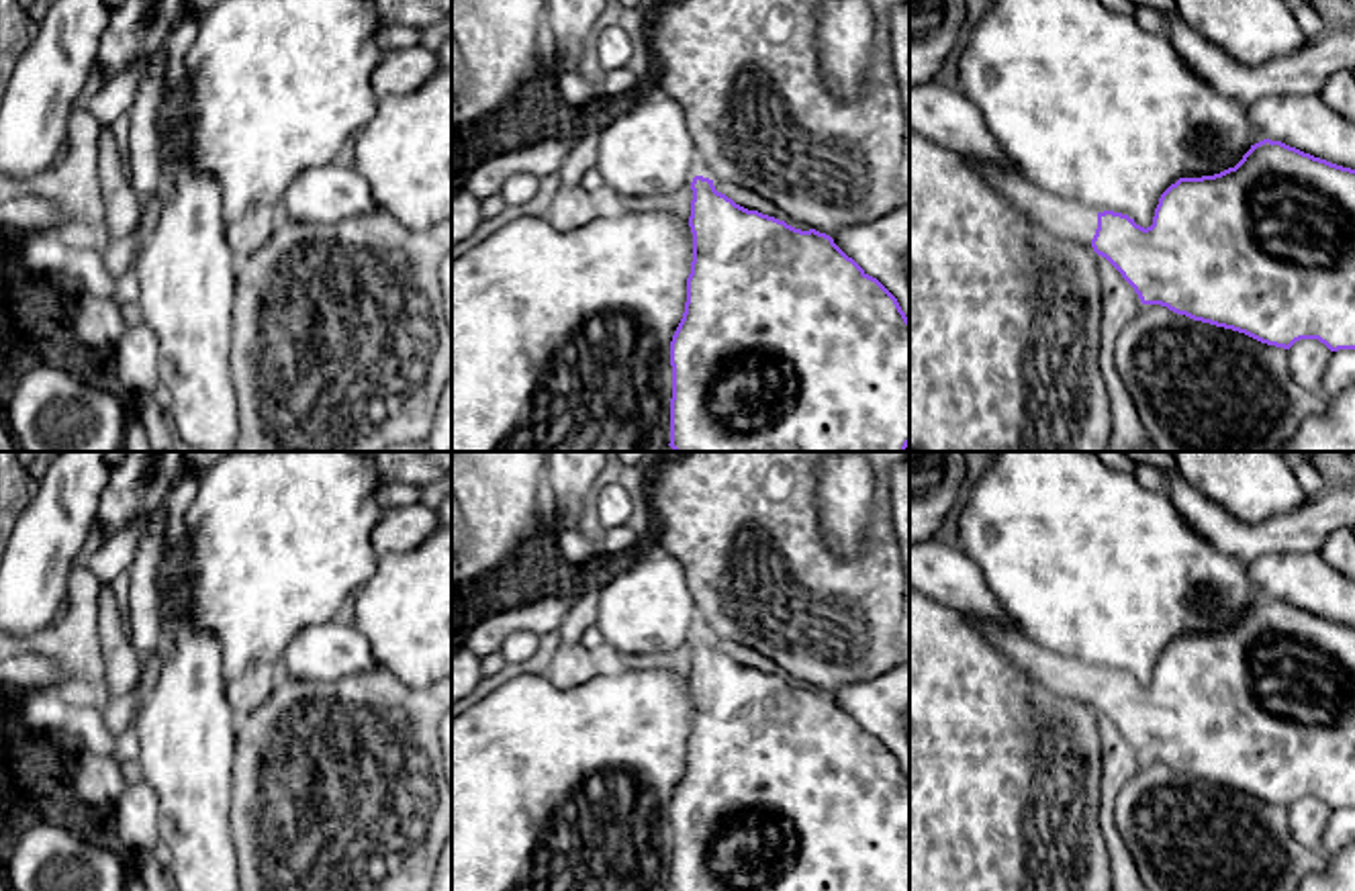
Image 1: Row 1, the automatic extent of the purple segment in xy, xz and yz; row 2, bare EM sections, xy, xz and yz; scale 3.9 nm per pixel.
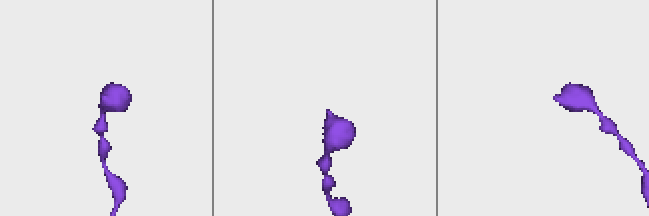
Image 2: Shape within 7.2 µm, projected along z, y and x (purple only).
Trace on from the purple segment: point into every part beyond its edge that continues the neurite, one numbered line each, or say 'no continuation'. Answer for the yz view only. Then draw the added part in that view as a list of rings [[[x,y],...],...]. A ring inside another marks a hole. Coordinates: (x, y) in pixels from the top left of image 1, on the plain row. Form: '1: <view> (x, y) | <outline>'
1: yz (1061, 673) | [[[967,617],[967,621],[1014,666],[1024,670],[1034,681],[1042,683],[1050,691],[1069,699],[1091,701],[1097,687],[1097,672],[1085,662],[1048,650],[1028,640],[1020,629],[1012,629],[997,621],[981,621]]]

